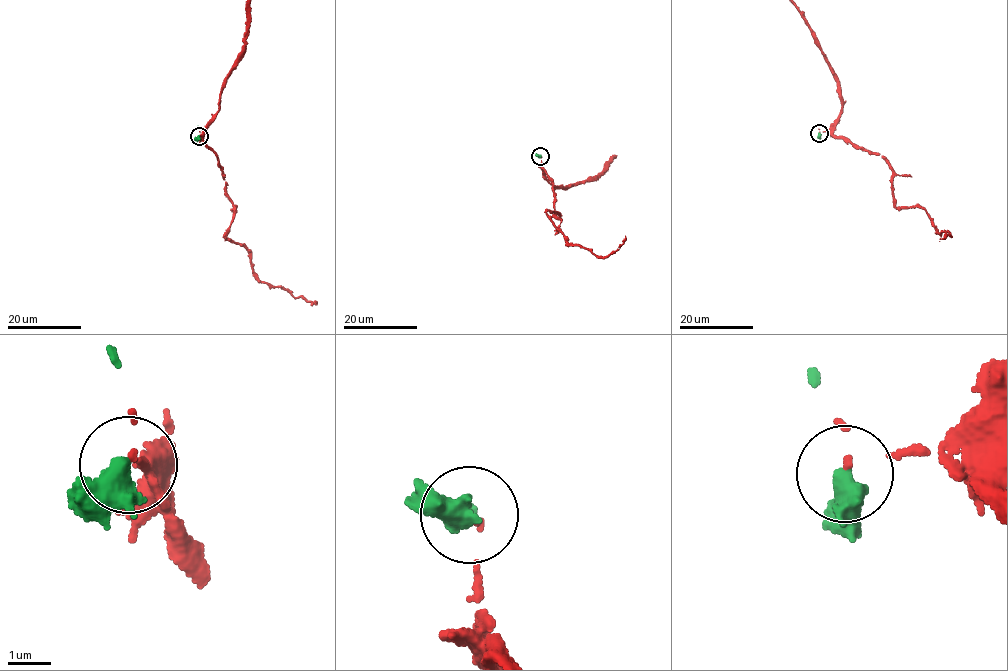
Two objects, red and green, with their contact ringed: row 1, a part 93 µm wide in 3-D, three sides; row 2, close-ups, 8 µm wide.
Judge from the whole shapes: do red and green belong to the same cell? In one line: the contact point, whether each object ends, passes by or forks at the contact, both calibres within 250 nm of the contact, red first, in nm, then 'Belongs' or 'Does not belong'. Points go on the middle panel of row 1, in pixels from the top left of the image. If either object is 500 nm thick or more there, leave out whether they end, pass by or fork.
Place: (540, 156). Thickness 70 nm (red) against 550 nm. Belongs

